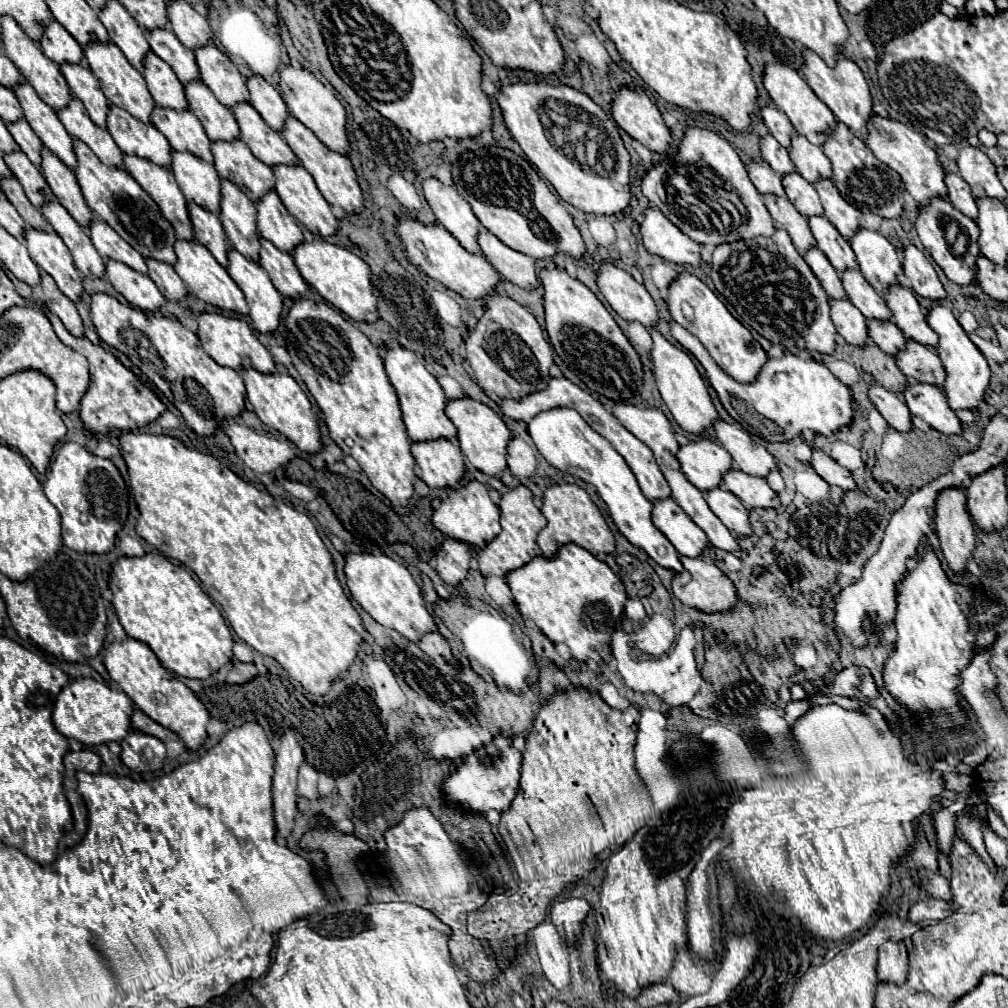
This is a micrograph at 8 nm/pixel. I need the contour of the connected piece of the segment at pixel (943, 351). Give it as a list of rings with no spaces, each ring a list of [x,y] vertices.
[[[936,305],[930,313],[928,313],[928,325],[940,335],[940,343],[936,347],[938,357],[944,363],[946,369],[946,385],[944,385],[944,393],[948,397],[948,403],[952,409],[976,409],[980,405],[980,401],[986,395],[986,389],[990,385],[990,367],[984,359],[984,355],[978,351],[978,347],[970,341],[970,337],[964,333],[962,325],[956,321],[956,317],[952,315],[950,309]]]

